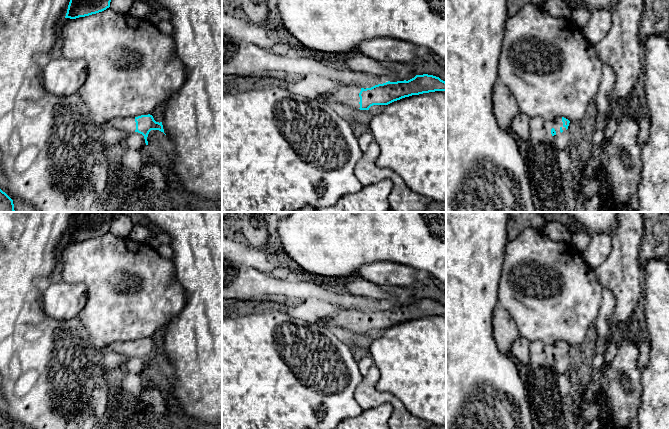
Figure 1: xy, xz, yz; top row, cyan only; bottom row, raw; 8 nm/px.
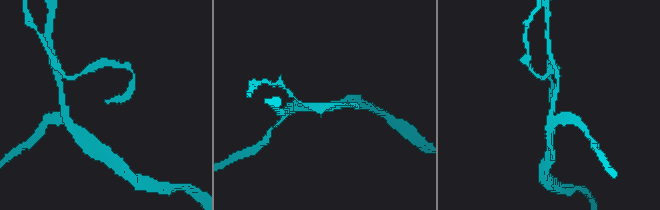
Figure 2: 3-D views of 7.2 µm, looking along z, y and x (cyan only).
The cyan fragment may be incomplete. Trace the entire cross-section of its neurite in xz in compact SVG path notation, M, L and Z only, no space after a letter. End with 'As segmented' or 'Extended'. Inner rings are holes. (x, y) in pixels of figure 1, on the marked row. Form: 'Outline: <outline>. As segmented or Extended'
Outline: M423 74L408 81L388 81L366 89L342 85L334 97L329 99L329 103L341 103L353 110L369 110L373 105L388 105L405 97L435 91L446 91L446 82L439 77Z. Extended

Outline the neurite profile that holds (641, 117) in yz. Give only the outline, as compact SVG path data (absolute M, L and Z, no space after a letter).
M633 100L631 104L631 114L633 119L639 125L639 133L638 133L638 144L642 147L648 137L650 130L650 116L647 111L642 111L637 103L637 101Z

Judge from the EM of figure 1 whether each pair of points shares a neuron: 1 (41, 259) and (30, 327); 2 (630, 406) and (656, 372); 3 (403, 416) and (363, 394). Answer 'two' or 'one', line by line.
1: one
2: two
3: one

